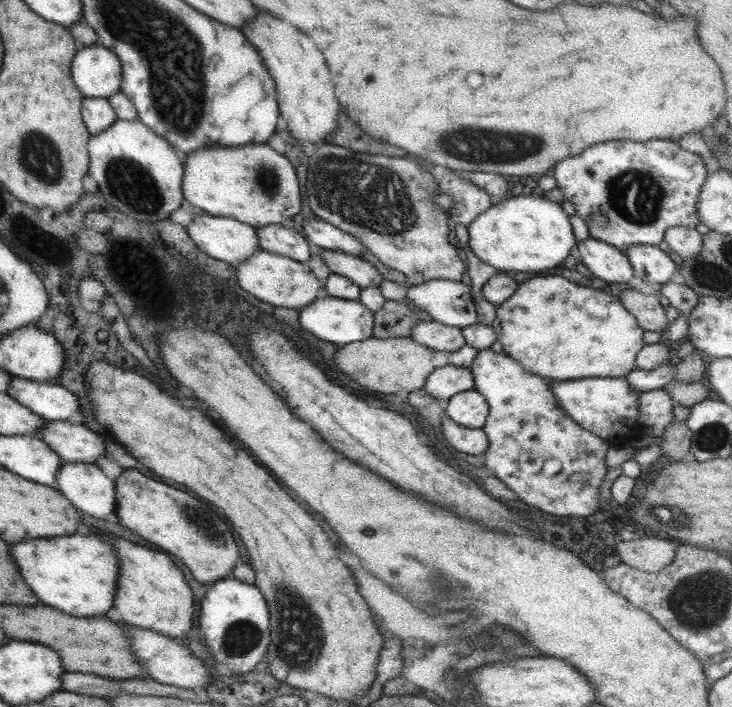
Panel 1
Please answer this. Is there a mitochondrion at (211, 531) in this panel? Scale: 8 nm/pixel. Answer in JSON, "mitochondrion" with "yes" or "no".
{"mitochondrion":"yes"}

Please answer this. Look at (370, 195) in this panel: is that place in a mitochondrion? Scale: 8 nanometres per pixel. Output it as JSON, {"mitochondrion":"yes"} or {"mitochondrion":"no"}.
{"mitochondrion":"yes"}

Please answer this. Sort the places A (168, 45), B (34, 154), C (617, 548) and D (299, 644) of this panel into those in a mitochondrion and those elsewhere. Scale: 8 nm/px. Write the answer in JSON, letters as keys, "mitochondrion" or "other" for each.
{"A":"mitochondrion","B":"mitochondrion","C":"other","D":"mitochondrion"}

